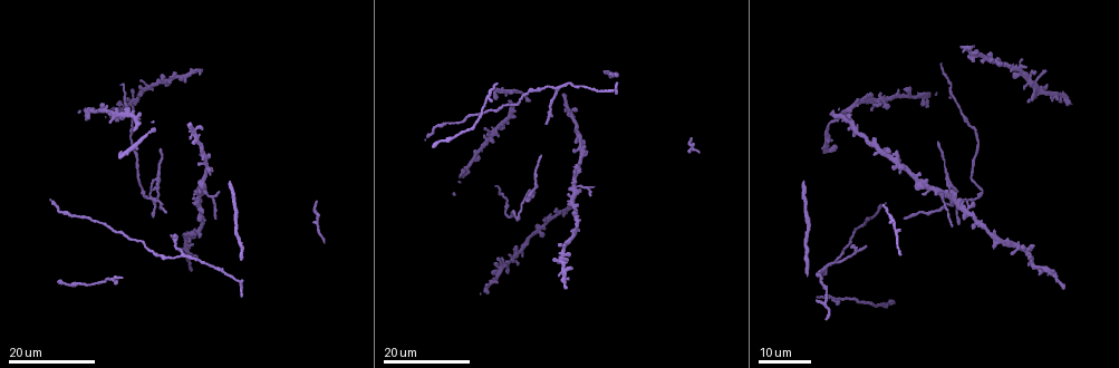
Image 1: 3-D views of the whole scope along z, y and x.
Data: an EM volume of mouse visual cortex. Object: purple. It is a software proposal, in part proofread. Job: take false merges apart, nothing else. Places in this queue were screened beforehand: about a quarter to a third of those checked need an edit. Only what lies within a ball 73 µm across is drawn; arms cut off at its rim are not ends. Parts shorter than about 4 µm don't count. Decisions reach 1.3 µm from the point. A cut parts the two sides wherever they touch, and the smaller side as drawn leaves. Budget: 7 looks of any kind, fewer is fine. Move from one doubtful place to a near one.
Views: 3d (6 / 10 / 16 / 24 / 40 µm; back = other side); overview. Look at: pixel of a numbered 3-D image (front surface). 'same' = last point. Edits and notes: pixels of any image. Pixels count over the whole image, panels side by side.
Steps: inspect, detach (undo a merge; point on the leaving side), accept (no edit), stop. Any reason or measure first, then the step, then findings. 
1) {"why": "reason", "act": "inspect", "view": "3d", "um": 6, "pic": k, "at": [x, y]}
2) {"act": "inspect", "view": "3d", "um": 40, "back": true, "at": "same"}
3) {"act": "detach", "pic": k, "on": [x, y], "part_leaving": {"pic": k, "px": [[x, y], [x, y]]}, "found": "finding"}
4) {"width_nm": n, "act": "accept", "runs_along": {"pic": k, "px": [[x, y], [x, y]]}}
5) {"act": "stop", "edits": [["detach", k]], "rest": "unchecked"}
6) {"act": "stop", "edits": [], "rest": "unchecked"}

{"why": "looks like a crossing", "act": "inspect", "view": "3d", "um": 24, "pic": 1, "at": [150, 198]}

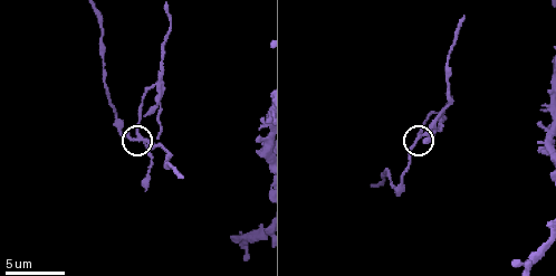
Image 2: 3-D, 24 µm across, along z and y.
{"act": "inspect", "view": "3d", "um": 10, "pic": 2, "at": [419, 138]}

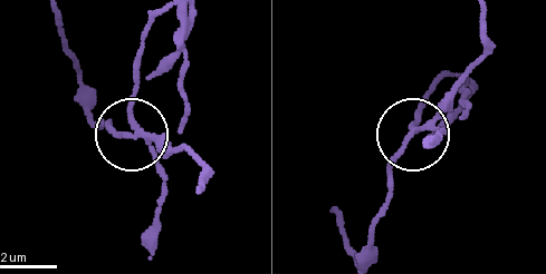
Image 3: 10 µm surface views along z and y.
{"why": "closer look", "act": "inspect", "view": "3d", "um": 6, "pic": 3, "at": [133, 128]}

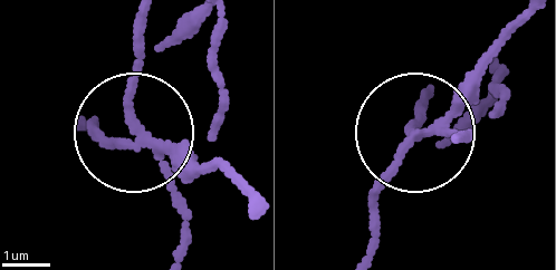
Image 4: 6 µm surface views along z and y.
{"act": "detach", "pic": 4, "on": [136, 61], "part_leaving": {"pic": 4, "px": [[140, 126], [127, 95], [140, 10]]}, "found": "a second neuron is stuck on"}

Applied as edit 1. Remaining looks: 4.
{"act": "inspect", "view": "overview"}

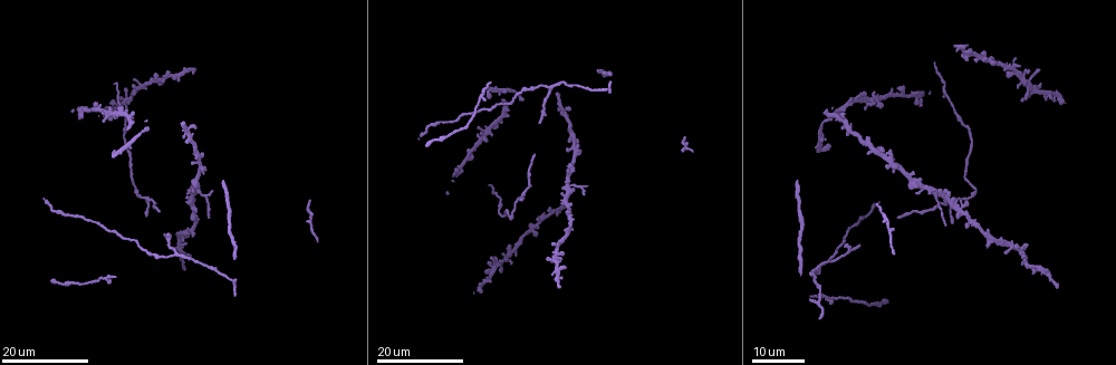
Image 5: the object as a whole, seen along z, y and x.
{"why": "three arms meet", "act": "inspect", "view": "3d", "um": 16, "pic": 5, "at": [570, 184]}

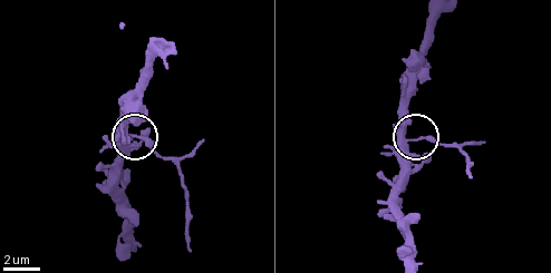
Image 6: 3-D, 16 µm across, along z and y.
{"act": "inspect", "view": "3d", "um": 10, "pic": 6, "at": [134, 136]}

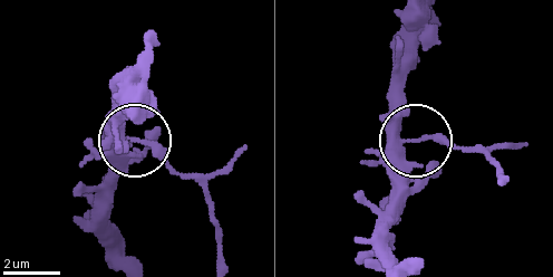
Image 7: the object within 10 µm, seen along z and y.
{"act": "inspect", "view": "3d", "um": 6, "pic": 7, "at": [416, 139]}

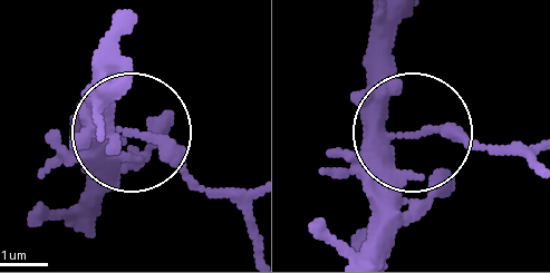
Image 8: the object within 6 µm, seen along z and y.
{"side_arm_um": 9, "act": "detach", "pic": 8, "on": [209, 195], "part_leaving": {"pic": 8, "px": [[167, 148], [251, 228]]}, "found": "two neurons meet here"}

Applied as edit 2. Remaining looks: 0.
{"act": "stop", "edits": [["detach", 4], ["detach", 8]], "rest": "unchecked"}

